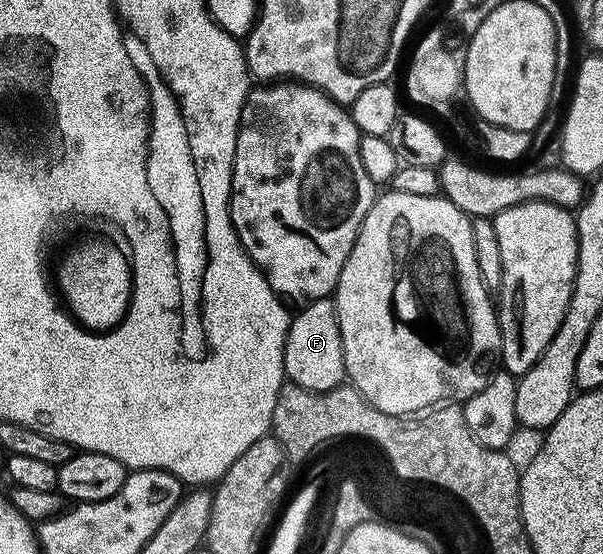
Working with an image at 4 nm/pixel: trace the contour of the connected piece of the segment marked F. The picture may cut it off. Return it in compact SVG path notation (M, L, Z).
M332 299L314 300L301 313L296 313L289 326L289 339L285 341L285 375L292 383L304 385L310 390L332 390L342 383L345 376L343 338L339 330L337 306Z

